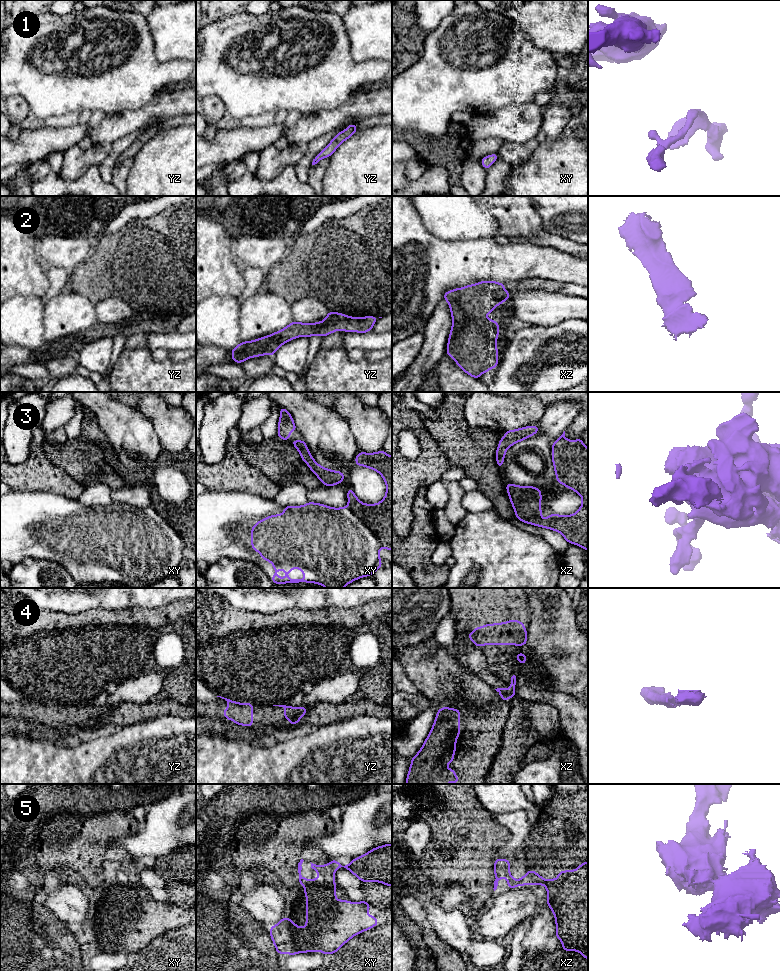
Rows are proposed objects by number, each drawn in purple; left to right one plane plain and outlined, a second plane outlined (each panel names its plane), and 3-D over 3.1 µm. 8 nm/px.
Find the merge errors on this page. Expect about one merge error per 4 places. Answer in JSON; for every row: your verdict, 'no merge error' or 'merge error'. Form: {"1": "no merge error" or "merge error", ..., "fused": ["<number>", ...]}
{"1": "no merge error", "2": "no merge error", "3": "no merge error", "4": "no merge error", "5": "merge error", "fused": ["5"]}

